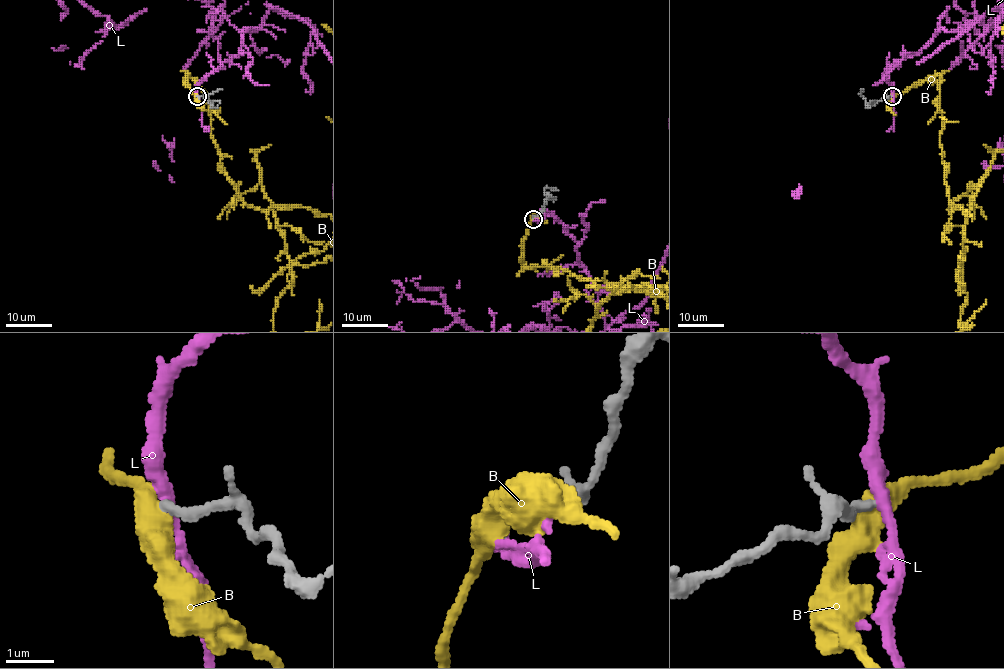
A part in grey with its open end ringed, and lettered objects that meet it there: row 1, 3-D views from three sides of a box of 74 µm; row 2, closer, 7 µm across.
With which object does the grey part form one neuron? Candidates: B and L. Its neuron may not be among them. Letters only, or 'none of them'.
none of them

